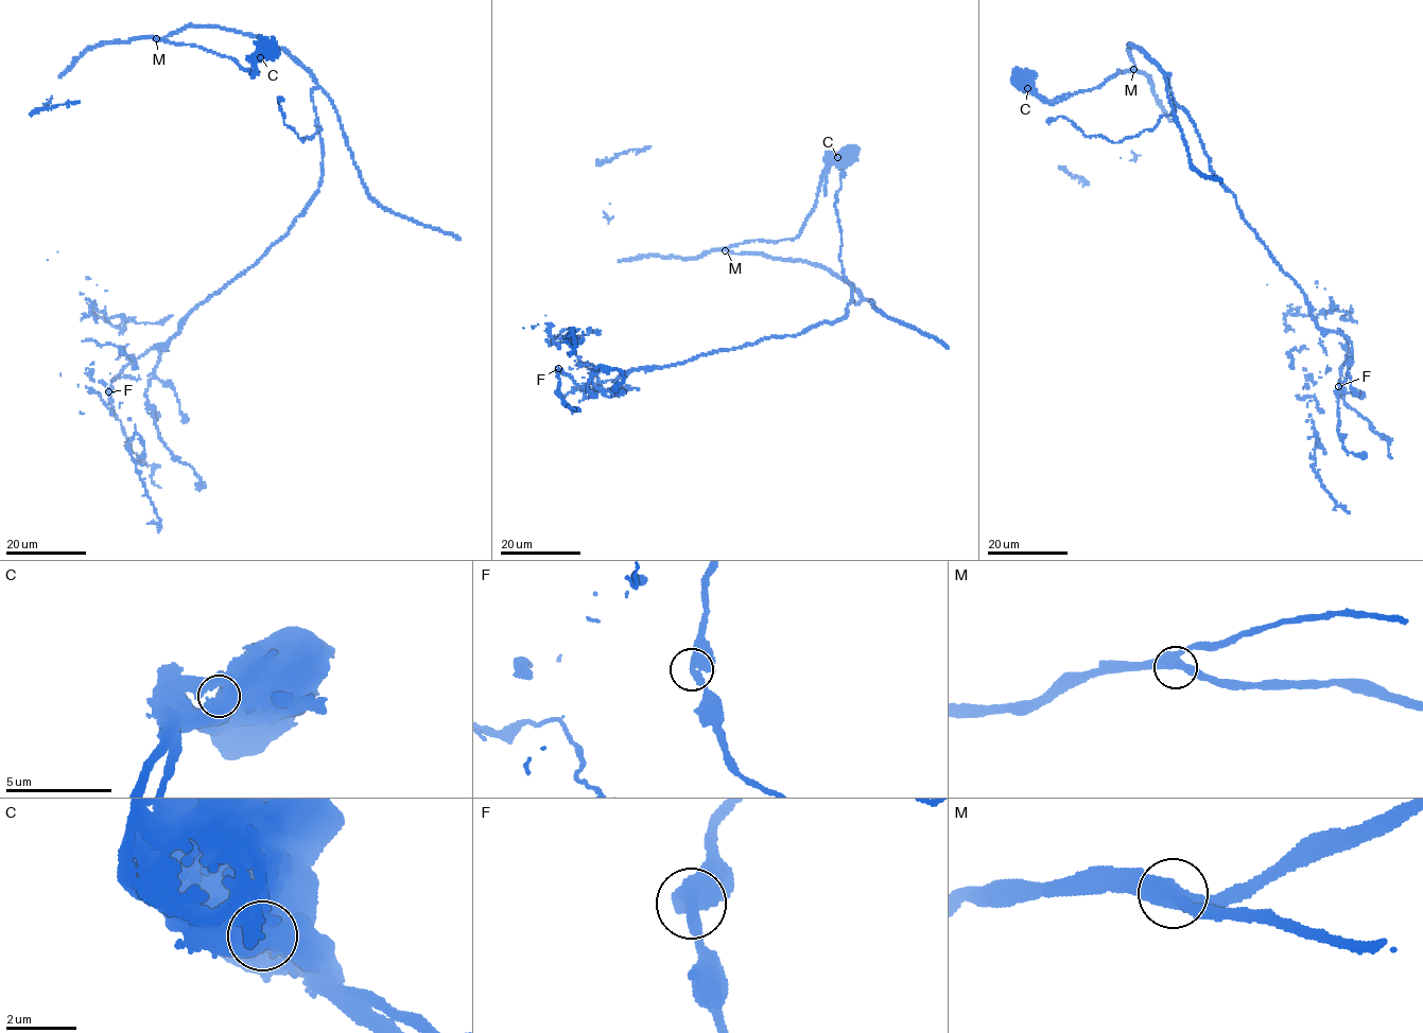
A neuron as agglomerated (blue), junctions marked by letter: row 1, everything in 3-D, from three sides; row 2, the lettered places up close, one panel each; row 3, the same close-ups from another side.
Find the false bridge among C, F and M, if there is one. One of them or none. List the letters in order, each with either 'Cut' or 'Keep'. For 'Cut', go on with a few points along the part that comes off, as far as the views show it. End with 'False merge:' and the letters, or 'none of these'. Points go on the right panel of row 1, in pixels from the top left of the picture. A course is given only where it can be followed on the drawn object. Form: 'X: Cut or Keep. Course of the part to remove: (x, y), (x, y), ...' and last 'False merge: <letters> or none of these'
C: Cut. Course of the part to remove: (1027, 88), (1047, 100), (1070, 93)
F: Keep
M: Keep
False merge: C

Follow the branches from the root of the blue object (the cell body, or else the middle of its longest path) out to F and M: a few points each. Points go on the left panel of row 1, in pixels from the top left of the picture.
F: (269, 50), (254, 76), (157, 39), (212, 27), (281, 48), (317, 84), (322, 176), (283, 235), (108, 391)
M: (269, 50), (264, 48), (255, 63), (254, 76), (227, 57), (194, 46), (175, 45), (156, 38)

